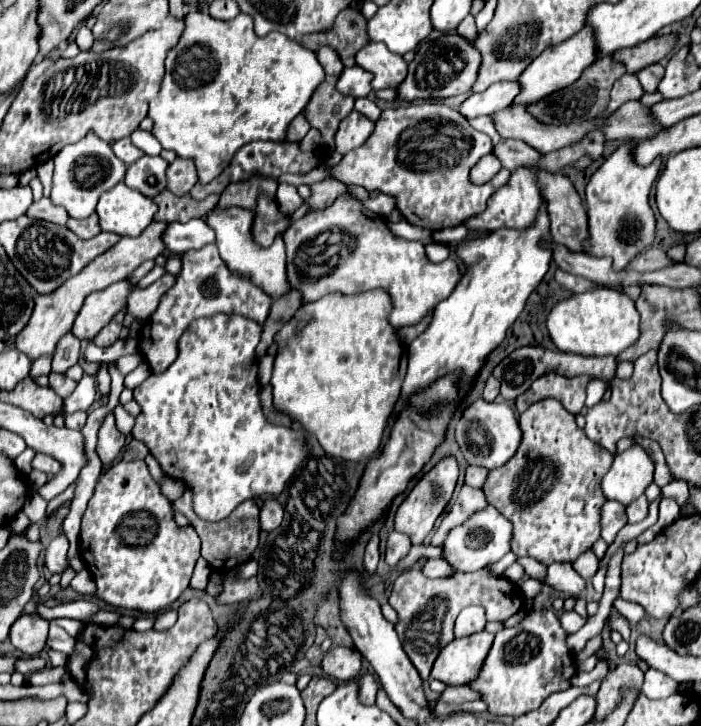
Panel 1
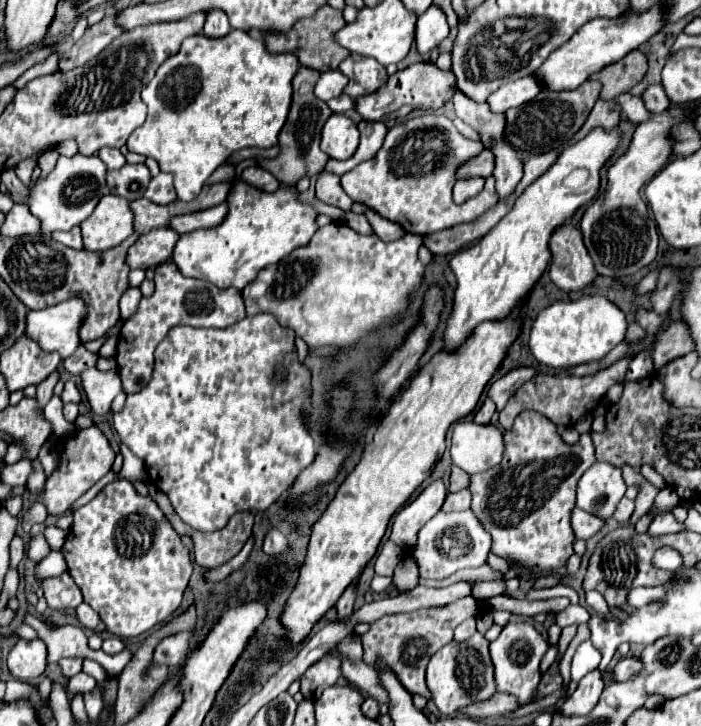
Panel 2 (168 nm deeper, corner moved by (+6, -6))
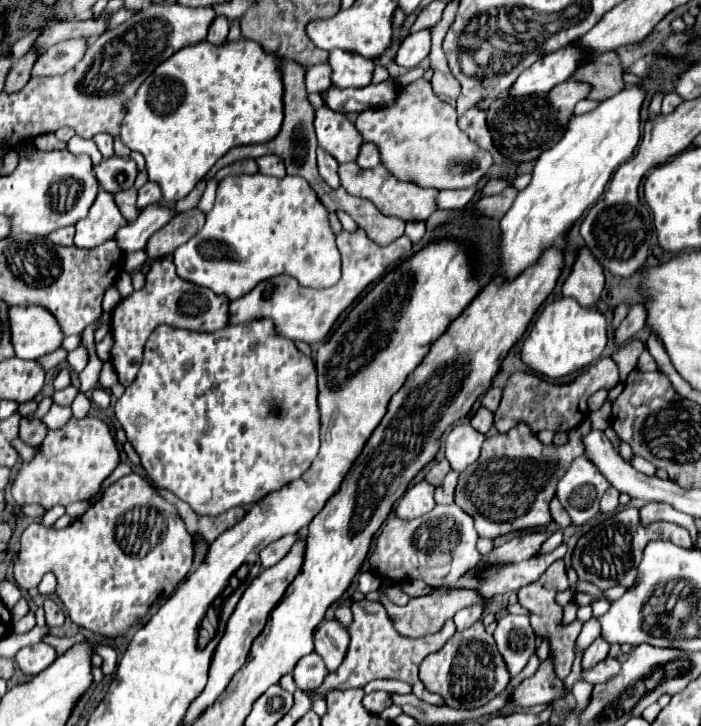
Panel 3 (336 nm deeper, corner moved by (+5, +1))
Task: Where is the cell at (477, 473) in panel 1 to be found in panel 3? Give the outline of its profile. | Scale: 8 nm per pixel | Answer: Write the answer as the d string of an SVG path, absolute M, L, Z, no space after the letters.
M443 459L443 461L437 461L437 463L433 463L431 469L427 471L425 481L429 481L431 485L441 485L443 477L447 475L447 471L449 471L449 463L447 463L445 459Z

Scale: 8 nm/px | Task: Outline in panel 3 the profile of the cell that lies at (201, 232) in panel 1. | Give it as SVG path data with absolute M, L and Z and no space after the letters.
M257 173L221 179L215 207L209 211L207 223L195 237L175 249L173 263L181 279L213 289L213 293L225 295L229 301L243 297L261 281L267 281L275 275L289 275L309 289L325 289L341 279L341 255L335 245L329 213L305 179L289 175L277 179Z

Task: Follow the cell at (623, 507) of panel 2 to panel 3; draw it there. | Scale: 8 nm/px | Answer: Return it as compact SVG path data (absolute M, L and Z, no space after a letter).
M609 487L605 497L601 499L601 507L599 509L601 509L601 513L613 513L617 507L619 507L619 493L617 493L617 489Z

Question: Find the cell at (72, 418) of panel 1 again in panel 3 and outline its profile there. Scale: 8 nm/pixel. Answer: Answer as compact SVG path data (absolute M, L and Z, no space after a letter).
M69 385L69 387L53 393L53 403L57 403L57 405L71 405L71 401L75 399L77 393L79 393L79 389L75 385Z

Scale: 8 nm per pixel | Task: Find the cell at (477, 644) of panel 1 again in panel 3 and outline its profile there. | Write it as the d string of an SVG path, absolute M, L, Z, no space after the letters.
M481 621L465 631L457 631L441 651L431 653L419 667L419 679L423 685L445 699L445 705L453 709L477 709L497 697L509 683L509 671L495 647L495 639L485 633Z

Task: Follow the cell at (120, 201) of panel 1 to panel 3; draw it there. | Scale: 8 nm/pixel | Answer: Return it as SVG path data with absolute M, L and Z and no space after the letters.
M99 191L97 201L93 201L89 209L89 215L75 223L75 245L81 249L97 247L113 239L117 229L121 229L123 225L127 225L127 221L117 209L113 195L107 191Z

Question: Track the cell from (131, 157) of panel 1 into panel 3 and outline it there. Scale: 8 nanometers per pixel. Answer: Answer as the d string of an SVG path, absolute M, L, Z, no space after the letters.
M99 133L97 137L93 137L93 141L103 157L113 157L113 137L109 133Z

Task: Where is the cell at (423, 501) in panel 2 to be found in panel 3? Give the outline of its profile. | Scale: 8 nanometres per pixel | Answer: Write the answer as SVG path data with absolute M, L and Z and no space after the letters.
M427 481L415 483L399 499L397 509L395 509L397 517L399 519L415 519L415 517L421 517L421 515L429 513L435 507L433 493L435 493L435 487L429 485Z

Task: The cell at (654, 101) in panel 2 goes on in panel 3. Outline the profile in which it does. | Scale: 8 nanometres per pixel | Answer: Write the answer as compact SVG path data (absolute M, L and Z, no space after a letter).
M669 93L663 97L663 115L673 113L673 109L677 109L677 105L681 105L683 99L677 93Z

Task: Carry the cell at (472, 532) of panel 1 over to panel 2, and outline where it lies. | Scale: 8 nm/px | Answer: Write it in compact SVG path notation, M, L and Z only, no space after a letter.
M470 510L464 512L438 512L418 534L418 542L412 548L412 556L418 562L420 576L442 580L452 576L454 572L462 568L478 568L486 564L490 548L492 548L492 536L488 536L486 528L480 526L480 520Z

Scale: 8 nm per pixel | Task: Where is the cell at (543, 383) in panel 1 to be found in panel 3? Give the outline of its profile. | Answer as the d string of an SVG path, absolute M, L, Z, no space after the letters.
M591 365L585 373L581 373L577 379L573 379L567 385L555 385L547 383L541 377L535 377L533 373L513 373L503 389L501 403L495 411L493 423L499 433L507 433L519 423L525 423L533 429L533 433L539 433L543 429L549 431L571 431L575 425L579 425L587 417L587 399L599 391L599 389L611 389L619 381L617 365Z

